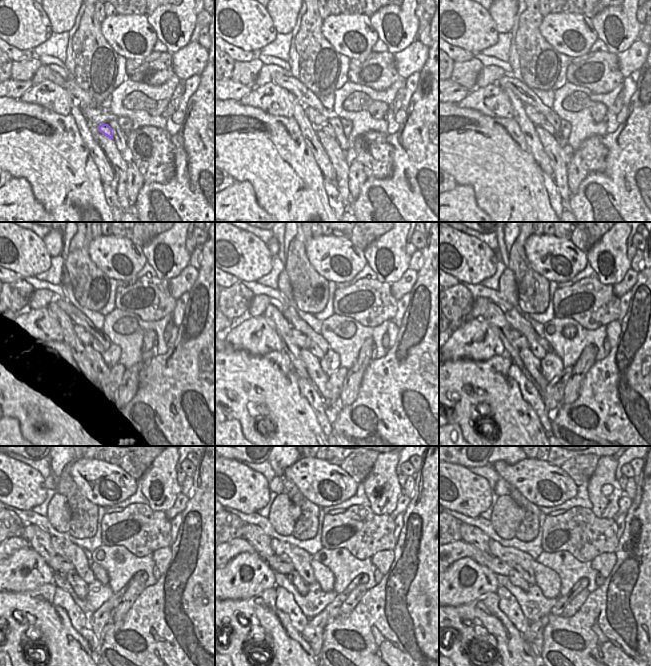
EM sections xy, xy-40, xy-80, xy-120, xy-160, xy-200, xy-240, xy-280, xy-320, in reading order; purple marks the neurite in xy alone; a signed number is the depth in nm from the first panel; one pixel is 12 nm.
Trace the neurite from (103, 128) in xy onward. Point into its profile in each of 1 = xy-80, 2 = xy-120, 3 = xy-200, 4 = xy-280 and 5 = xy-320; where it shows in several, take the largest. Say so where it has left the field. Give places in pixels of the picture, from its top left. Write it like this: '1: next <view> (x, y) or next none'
1: next xy-80 (546, 125)
2: next xy-120 (96, 345)
3: next xy-200 (514, 318)
4: next xy-280 (300, 559)
5: next xy-320 (520, 561)

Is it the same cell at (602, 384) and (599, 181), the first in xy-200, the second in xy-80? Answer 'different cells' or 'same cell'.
same cell

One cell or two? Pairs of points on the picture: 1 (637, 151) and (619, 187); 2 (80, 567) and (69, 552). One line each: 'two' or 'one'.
1: one
2: one

